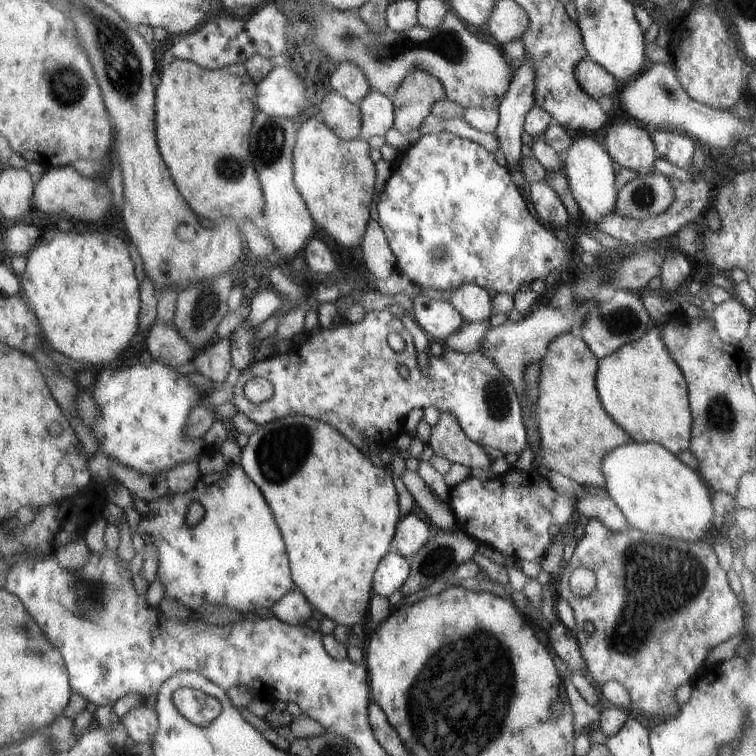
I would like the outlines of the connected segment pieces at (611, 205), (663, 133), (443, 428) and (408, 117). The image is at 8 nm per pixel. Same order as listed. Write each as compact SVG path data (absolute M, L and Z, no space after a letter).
M574 135L571 147L561 158L564 162L563 172L569 180L573 196L582 210L583 220L596 225L615 212L617 202L614 182L616 182L616 178L614 178L614 170L612 170L612 160L606 154L606 150L600 146L600 142L596 142L592 136Z
M649 129L652 142L656 147L658 158L663 158L674 164L691 170L692 156L697 143L688 135L676 130Z
M446 411L440 416L439 422L433 427L430 444L436 454L447 458L453 466L461 466L467 470L490 470L494 466L494 458L480 443L468 436L453 412Z
M424 69L412 71L393 98L395 128L402 134L421 130L424 120L433 114L433 104L448 99L443 81Z

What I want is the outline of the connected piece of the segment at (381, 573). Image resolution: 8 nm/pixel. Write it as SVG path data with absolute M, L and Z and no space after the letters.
M394 547L380 563L375 574L375 594L390 598L398 590L402 591L411 578L411 560Z

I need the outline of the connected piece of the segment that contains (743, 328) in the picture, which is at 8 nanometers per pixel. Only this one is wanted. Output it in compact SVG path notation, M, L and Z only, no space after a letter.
M738 298L724 301L708 315L713 320L718 336L732 346L737 346L742 338L746 338L748 324L755 319Z

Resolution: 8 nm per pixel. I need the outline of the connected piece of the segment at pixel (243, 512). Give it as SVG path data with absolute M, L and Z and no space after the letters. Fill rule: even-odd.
M229 465L222 472L201 474L196 488L189 493L176 493L150 501L147 515L141 516L139 528L145 544L157 547L160 552L160 580L166 586L165 596L178 600L192 610L200 610L206 604L222 604L238 610L243 615L256 612L258 608L273 609L287 594L296 590L292 578L288 546L284 542L282 530L263 489L240 465ZM200 501L204 506L206 518L198 526L188 526L188 508Z

